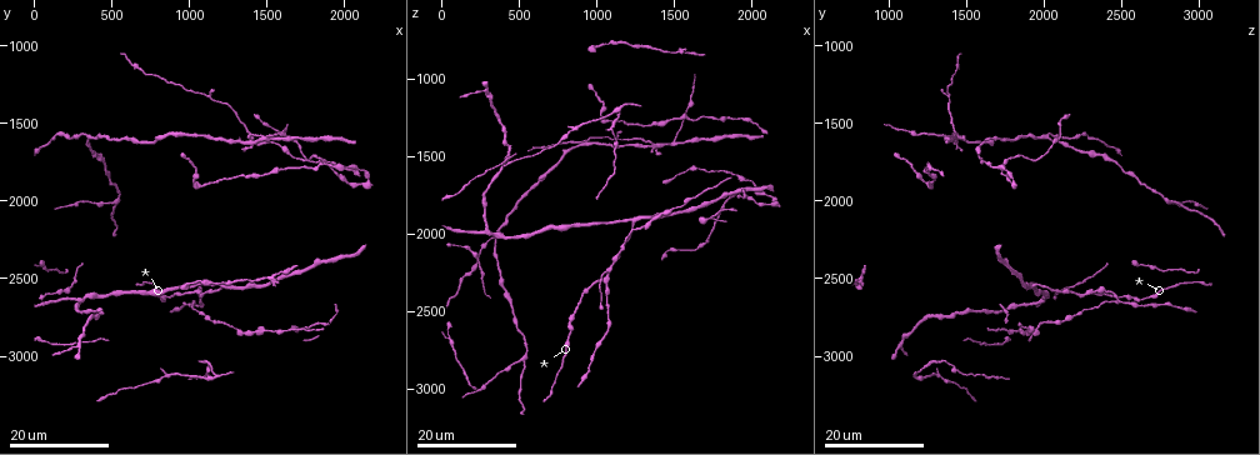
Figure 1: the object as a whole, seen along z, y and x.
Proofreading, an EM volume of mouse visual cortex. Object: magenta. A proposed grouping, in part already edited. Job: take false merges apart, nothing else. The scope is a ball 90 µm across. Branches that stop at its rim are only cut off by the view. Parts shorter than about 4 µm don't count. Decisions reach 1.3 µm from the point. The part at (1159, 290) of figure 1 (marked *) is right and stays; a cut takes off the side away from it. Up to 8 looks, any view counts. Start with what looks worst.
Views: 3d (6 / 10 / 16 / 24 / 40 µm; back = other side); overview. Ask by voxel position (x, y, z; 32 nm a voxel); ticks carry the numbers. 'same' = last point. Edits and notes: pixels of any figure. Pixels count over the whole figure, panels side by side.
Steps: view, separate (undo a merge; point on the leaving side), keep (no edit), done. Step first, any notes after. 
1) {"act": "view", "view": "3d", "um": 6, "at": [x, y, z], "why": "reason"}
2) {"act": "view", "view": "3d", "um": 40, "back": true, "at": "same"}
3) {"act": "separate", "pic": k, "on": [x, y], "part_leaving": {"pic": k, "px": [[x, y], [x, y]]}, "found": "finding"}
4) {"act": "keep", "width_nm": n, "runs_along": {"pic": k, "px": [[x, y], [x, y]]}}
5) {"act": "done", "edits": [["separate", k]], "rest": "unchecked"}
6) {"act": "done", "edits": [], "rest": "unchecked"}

{"act": "view", "view": "3d", "um": 16, "at": [520, 2020, 2800], "why": "three-way junction"}

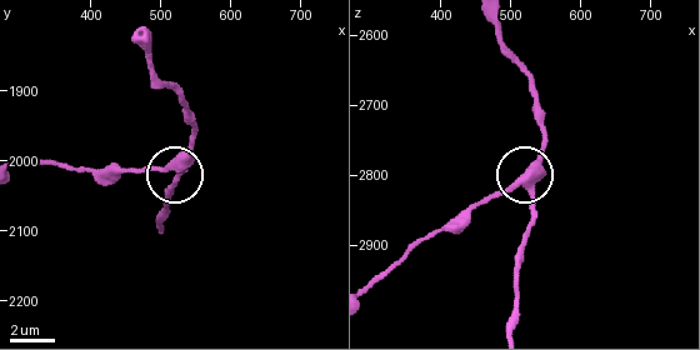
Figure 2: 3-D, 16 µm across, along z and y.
{"act": "view", "view": "3d", "um": 10, "at": [525, 2000, 2805]}

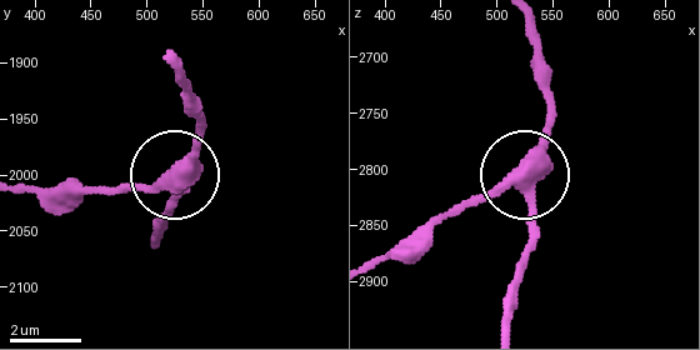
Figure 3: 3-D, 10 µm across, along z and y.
{"act": "keep", "side_arm_um": 16, "arms": 3, "found": "one cell here"}

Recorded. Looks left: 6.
{"act": "view", "view": "3d", "um": 24, "at": [40, 2420, 2660], "why": "three-way junction"}

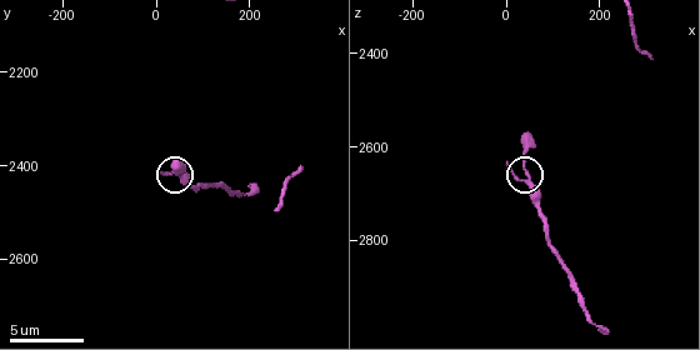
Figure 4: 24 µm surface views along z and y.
{"act": "view", "view": "3d", "um": 6, "at": "same", "why": "zoom in"}

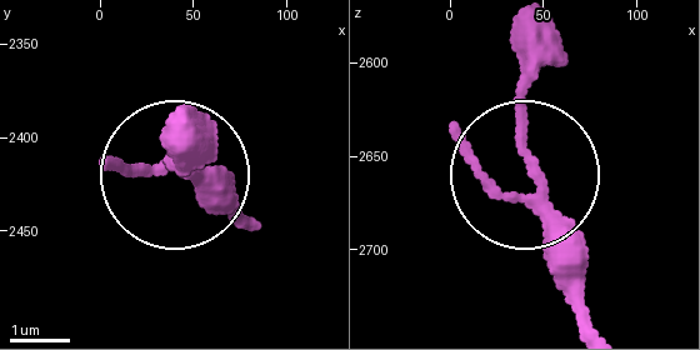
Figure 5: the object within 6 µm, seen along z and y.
{"act": "keep", "found": "one cell here"}

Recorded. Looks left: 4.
{"act": "view", "view": "3d", "um": 24, "at": [340, 1580, 2020]}

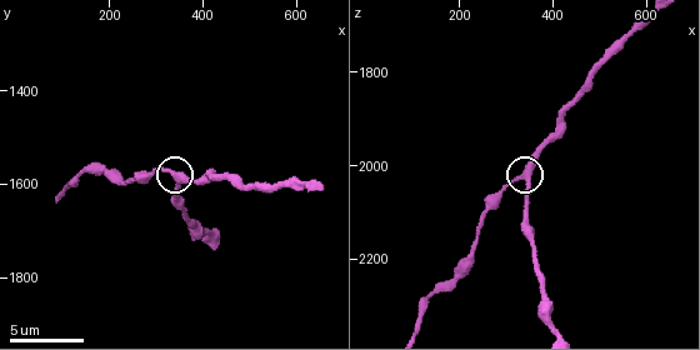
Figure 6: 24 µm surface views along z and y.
{"act": "view", "view": "3d", "um": 10, "at": [335, 1575, 2020]}

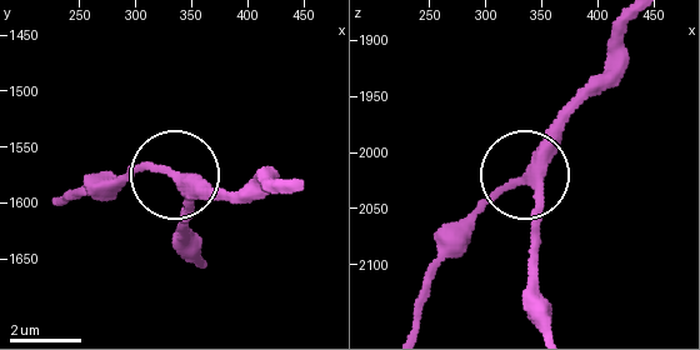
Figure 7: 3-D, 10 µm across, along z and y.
{"act": "keep", "width_nm": 340, "runs_along": {"pic": 7, "px": [[198, 264], [189, 205], [171, 178], [144, 169], [94, 178]]}, "found": "continuous, no second cell"}

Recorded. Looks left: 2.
{"act": "view", "view": "3d", "um": 24, "at": [1080, 2660, 2500], "why": "arms part here"}

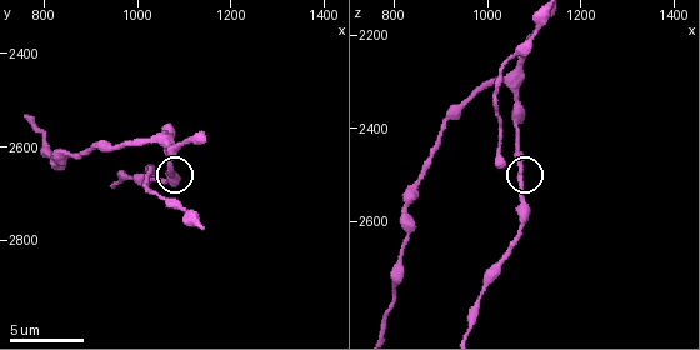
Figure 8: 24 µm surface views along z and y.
{"act": "view", "view": "3d", "um": 10, "at": [1065, 2635, 2480]}

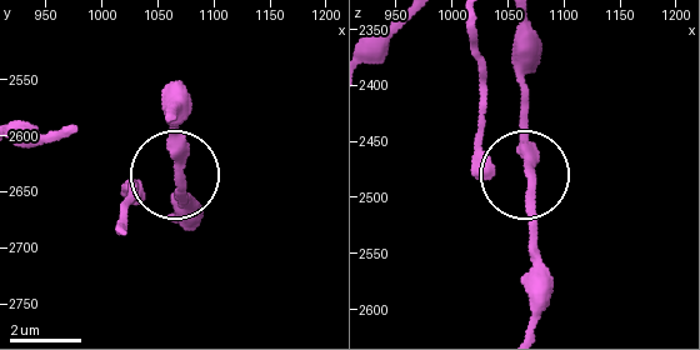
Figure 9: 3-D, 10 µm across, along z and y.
{"act": "keep", "side_arm_um": 20, "runs_along": {"pic": 9, "px": [[519, 24], [528, 254]]}, "found": "all the same cell"}

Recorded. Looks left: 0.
{"act": "done", "edits": [], "rest": "unchecked"}

